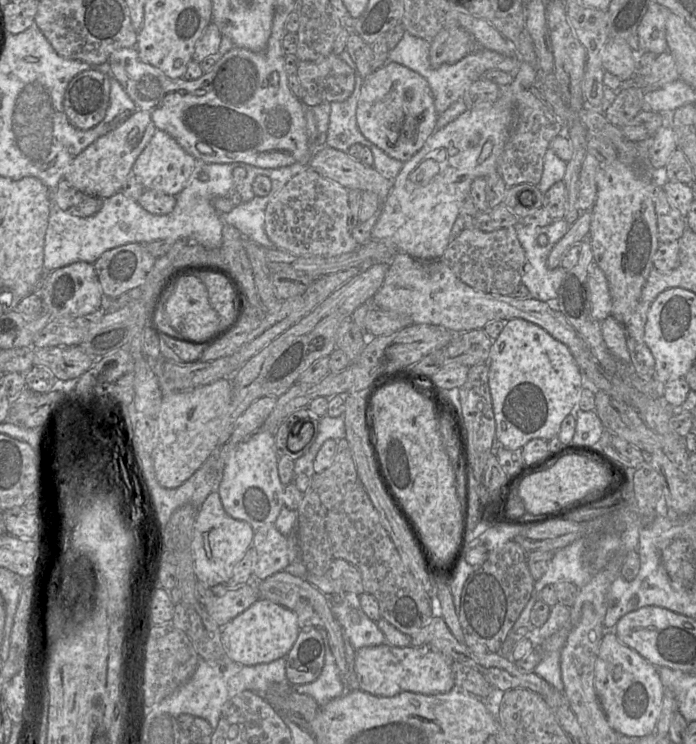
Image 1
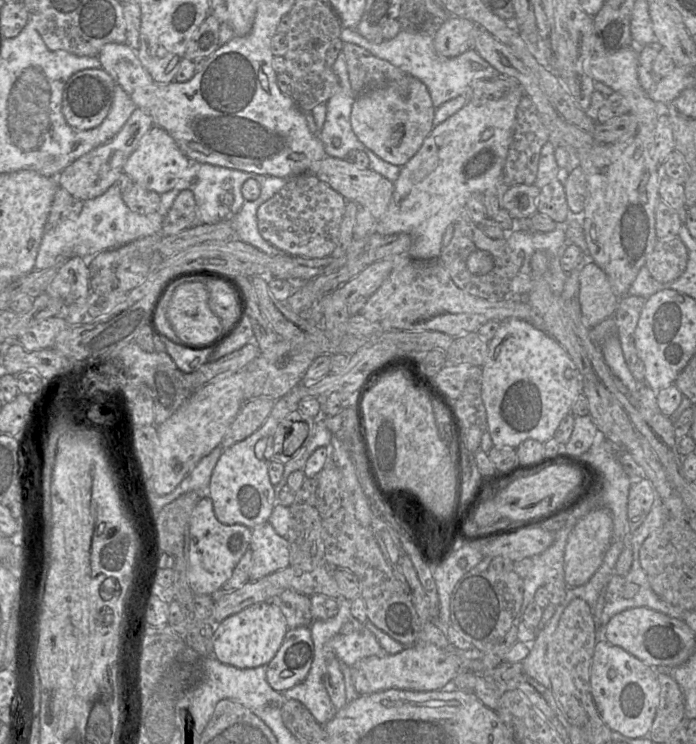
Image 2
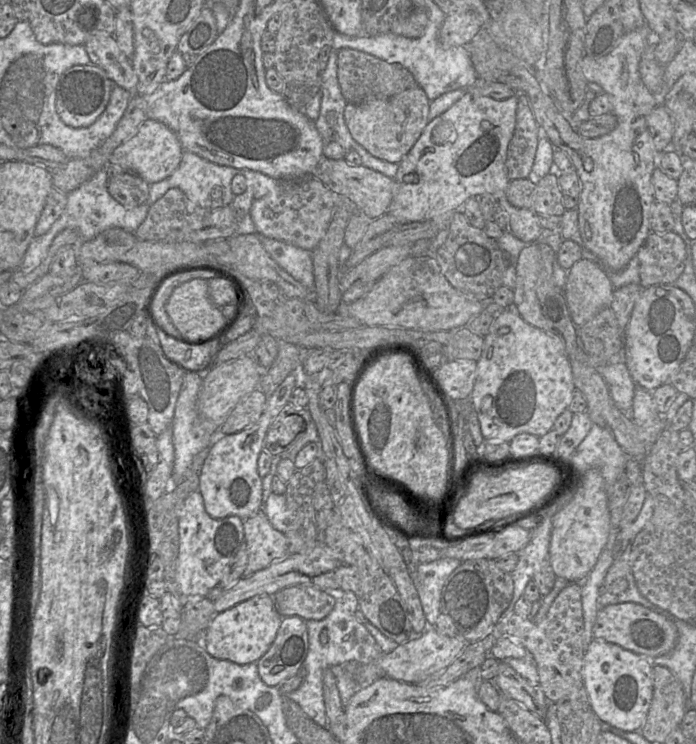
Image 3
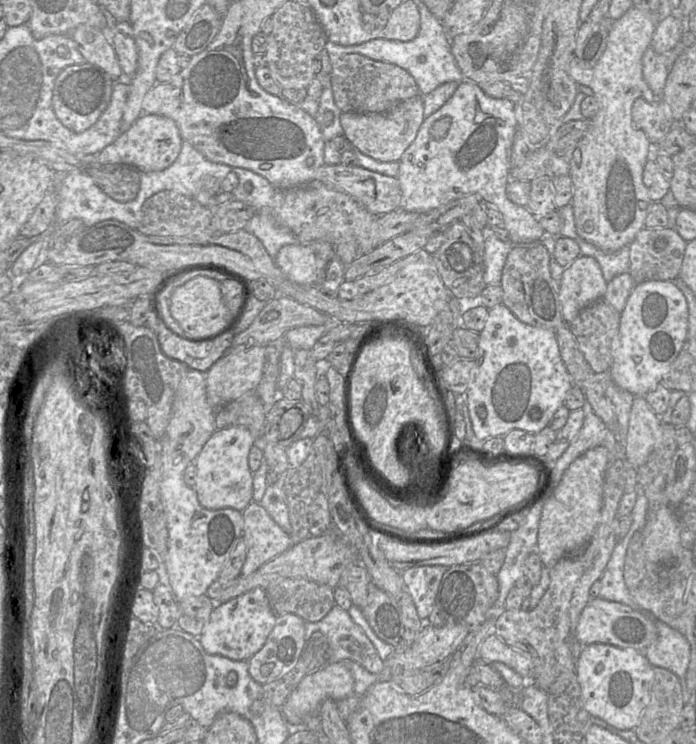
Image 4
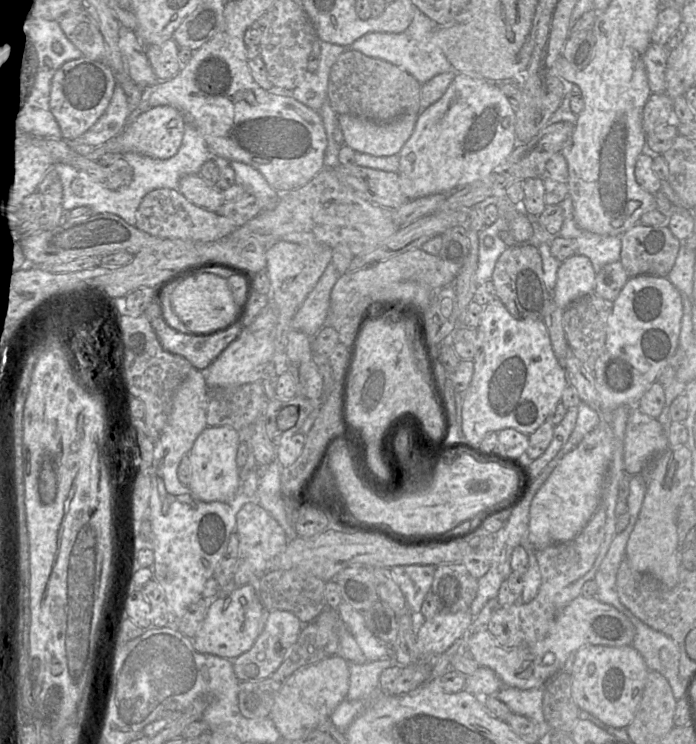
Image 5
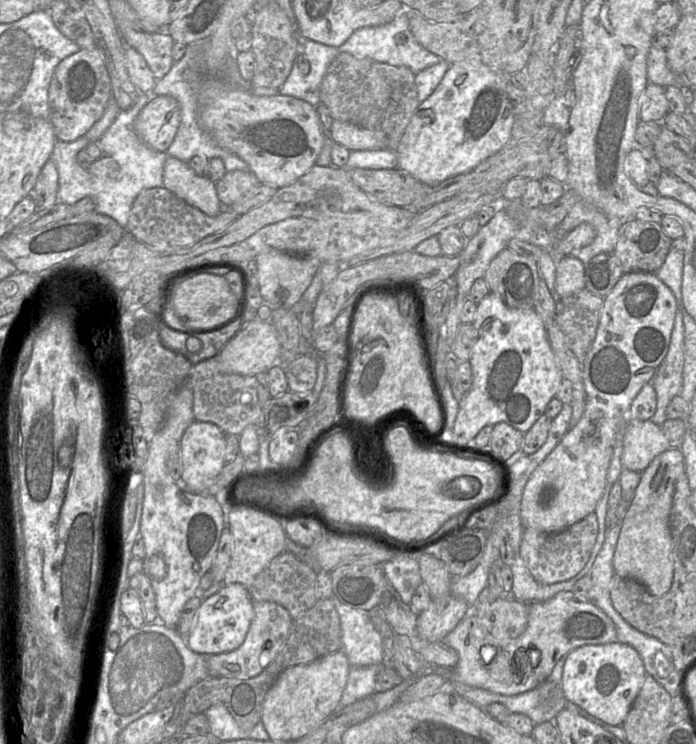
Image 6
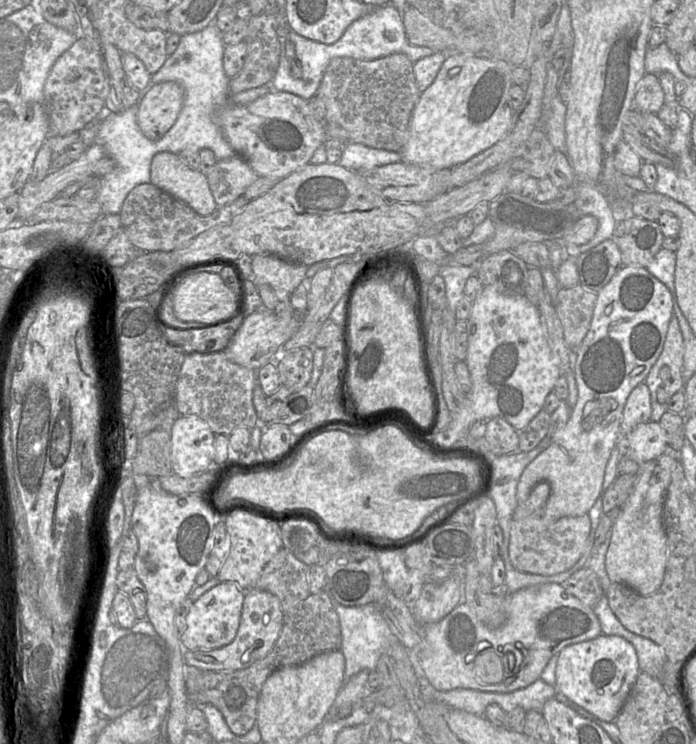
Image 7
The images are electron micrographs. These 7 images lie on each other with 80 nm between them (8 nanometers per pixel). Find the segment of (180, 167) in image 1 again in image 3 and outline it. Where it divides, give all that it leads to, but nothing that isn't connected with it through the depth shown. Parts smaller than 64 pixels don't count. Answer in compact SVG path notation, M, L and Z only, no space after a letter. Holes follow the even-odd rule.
M148 118L131 139L114 150L108 163L132 172L153 184L168 178L177 170L183 153L184 149L176 134L163 123Z

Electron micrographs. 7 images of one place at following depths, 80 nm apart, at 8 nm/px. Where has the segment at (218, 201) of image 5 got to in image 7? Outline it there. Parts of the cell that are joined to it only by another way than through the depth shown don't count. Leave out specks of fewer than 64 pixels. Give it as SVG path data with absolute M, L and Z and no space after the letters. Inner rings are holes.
M159 152L151 162L150 183L188 205L201 216L212 214L217 204L206 175L190 168L179 154Z

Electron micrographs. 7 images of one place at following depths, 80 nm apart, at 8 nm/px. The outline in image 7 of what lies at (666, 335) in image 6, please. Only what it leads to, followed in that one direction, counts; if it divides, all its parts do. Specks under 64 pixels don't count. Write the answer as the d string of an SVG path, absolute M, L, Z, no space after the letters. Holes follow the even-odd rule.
M622 266L618 272L612 277L607 285L605 285L597 294L593 317L589 330L584 337L580 346L574 351L574 364L572 366L574 378L577 383L578 400L576 405L571 409L569 419L564 426L552 439L549 446L543 450L534 460L532 460L524 469L516 490L517 504L524 504L529 498L533 488L540 482L547 482L550 486L550 494L542 507L542 516L547 519L559 519L568 516L586 515L594 505L595 501L601 494L602 484L605 474L605 468L609 460L611 451L613 450L620 432L620 424L623 416L623 409L627 398L631 391L640 383L644 382L651 368L661 355L665 343L669 323L673 317L673 298L669 289L656 277L654 277L646 268L636 266Z

